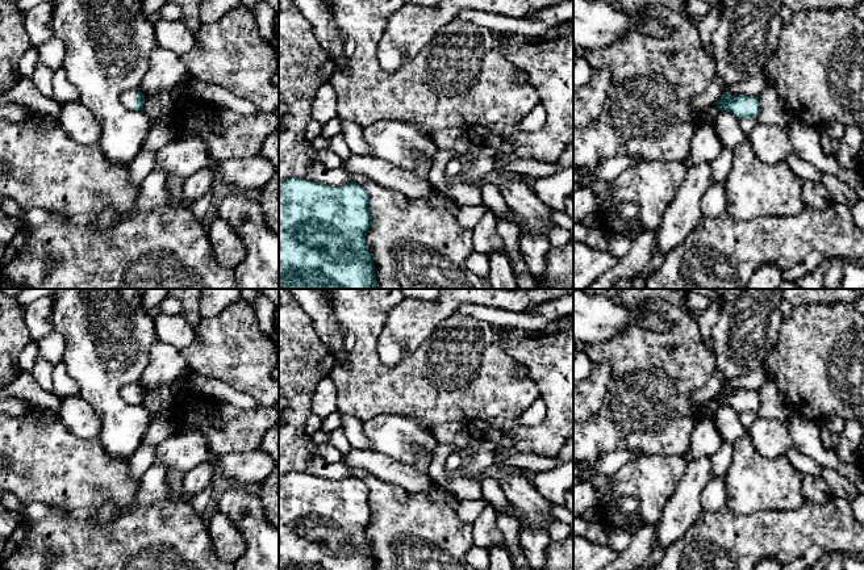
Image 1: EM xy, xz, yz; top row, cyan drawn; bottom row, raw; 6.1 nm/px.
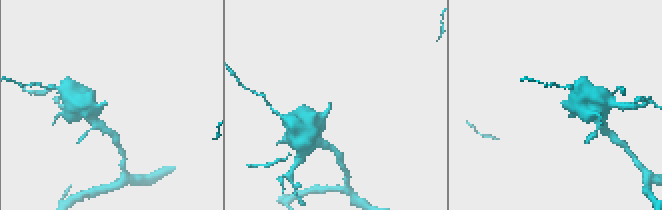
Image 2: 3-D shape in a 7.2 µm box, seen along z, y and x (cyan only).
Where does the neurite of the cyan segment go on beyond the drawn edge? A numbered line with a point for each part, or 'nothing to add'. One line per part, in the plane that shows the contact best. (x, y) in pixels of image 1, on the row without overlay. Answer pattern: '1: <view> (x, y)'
1: xy (128, 392)

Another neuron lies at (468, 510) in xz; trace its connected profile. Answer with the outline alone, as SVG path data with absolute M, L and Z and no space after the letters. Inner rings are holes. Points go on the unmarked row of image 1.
M459 499L458 517L463 523L472 524L487 506L483 499Z

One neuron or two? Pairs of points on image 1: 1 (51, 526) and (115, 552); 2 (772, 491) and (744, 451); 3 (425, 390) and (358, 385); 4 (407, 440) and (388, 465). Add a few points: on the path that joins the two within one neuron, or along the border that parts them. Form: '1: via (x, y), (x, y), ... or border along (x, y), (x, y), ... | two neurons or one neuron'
1: via (67, 540), (83, 552), (99, 552) | one neuron
2: via (762, 481), (748, 468), (746, 461) | one neuron
3: via (408, 389), (375, 388) | one neuron
4: border along (371, 448), (397, 459), (421, 473) | two neurons

